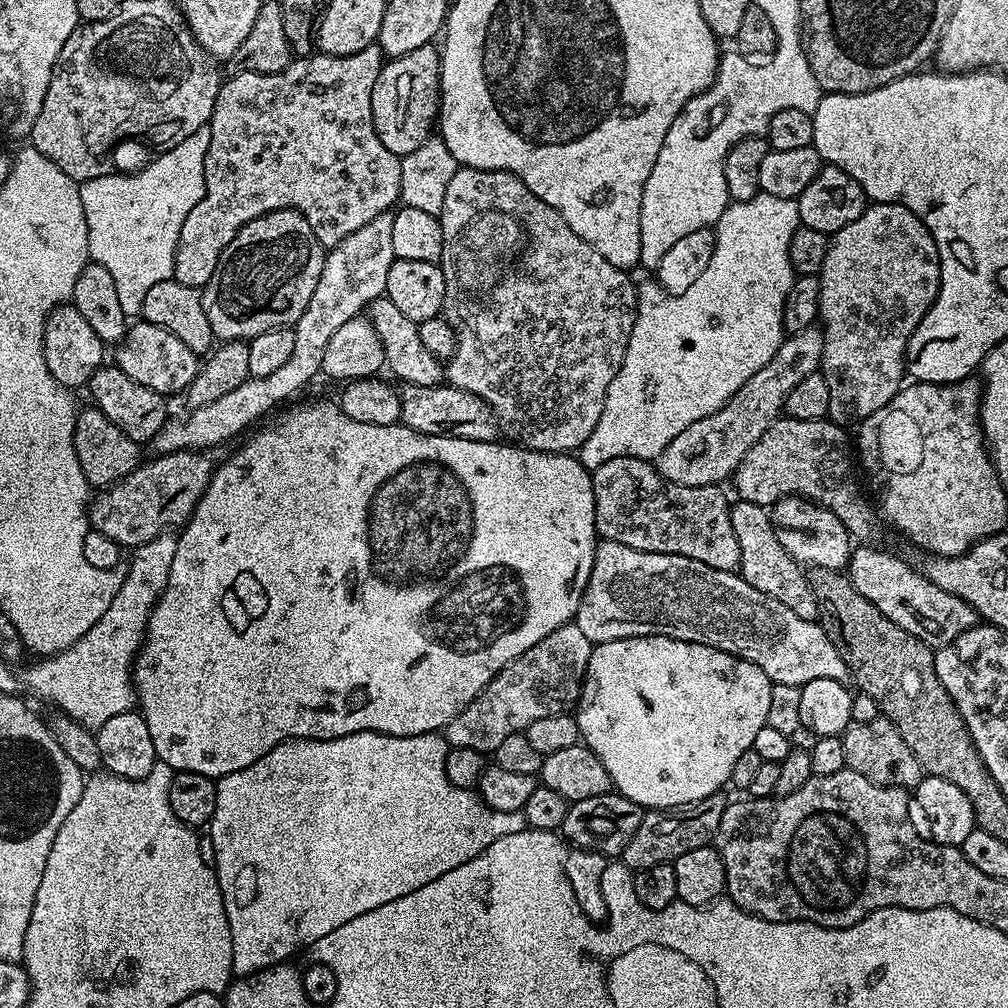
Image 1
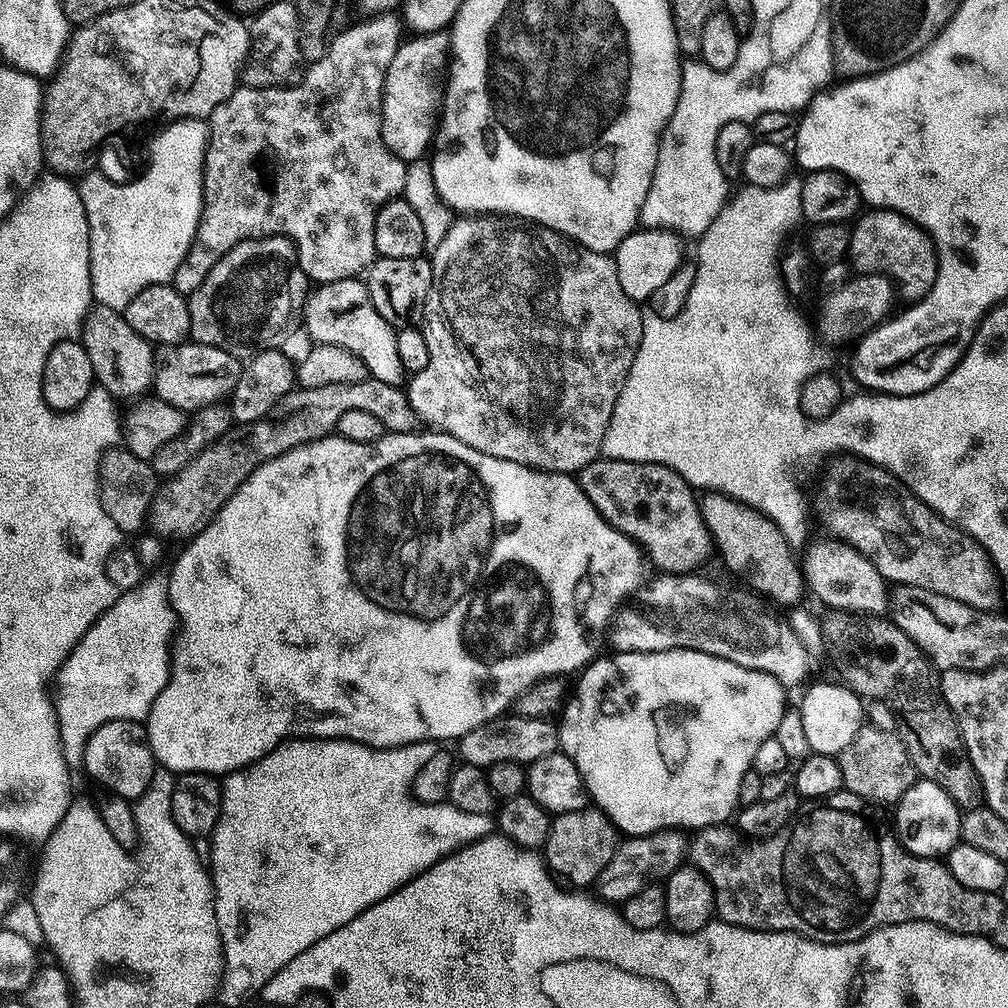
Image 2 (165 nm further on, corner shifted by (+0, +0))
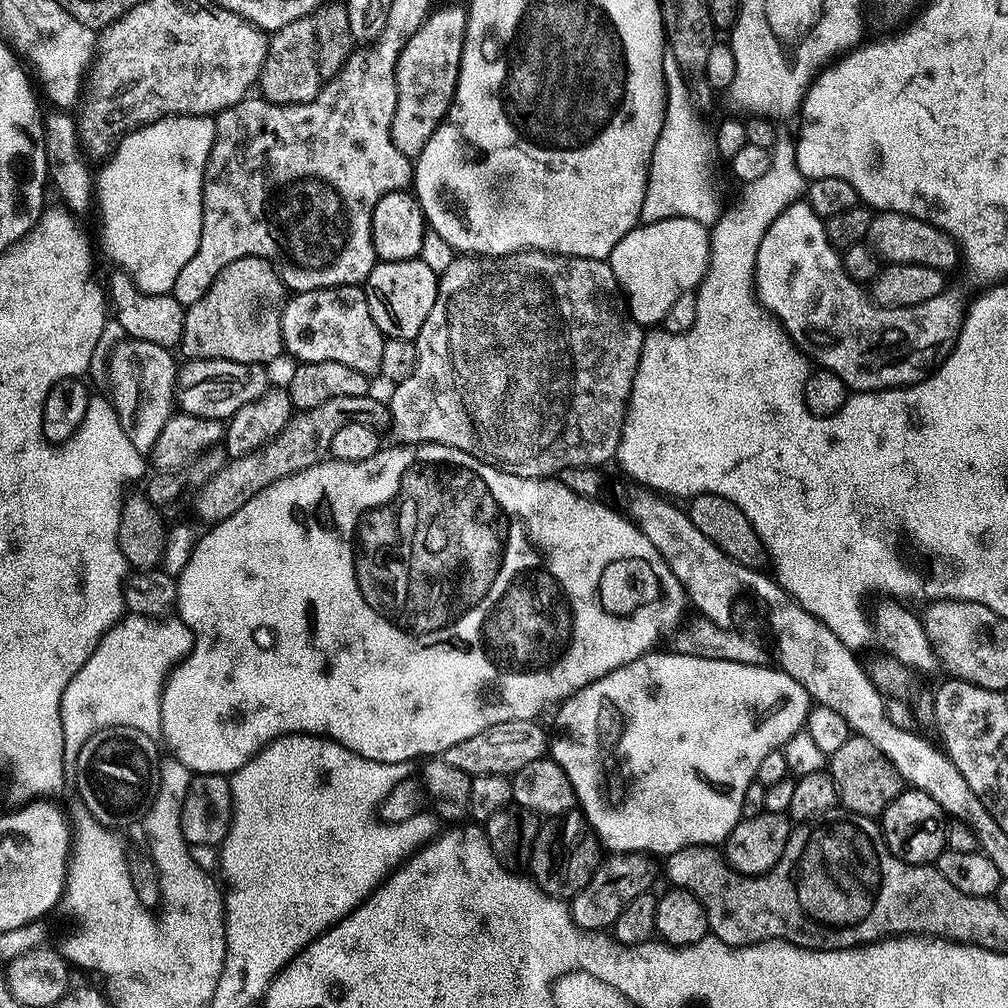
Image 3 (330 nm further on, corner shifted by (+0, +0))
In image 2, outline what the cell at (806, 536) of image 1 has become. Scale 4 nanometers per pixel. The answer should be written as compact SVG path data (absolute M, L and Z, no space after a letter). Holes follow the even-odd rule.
M835 538L816 540L802 552L802 571L809 593L812 592L828 604L829 609L861 614L884 614L888 612L888 593L882 574L857 548Z

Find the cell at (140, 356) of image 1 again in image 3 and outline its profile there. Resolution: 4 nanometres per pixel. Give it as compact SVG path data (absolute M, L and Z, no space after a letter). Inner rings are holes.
M188 360L178 372L178 408L198 418L214 418L225 422L239 408L259 399L269 391L269 369L262 364L243 364L229 360Z

